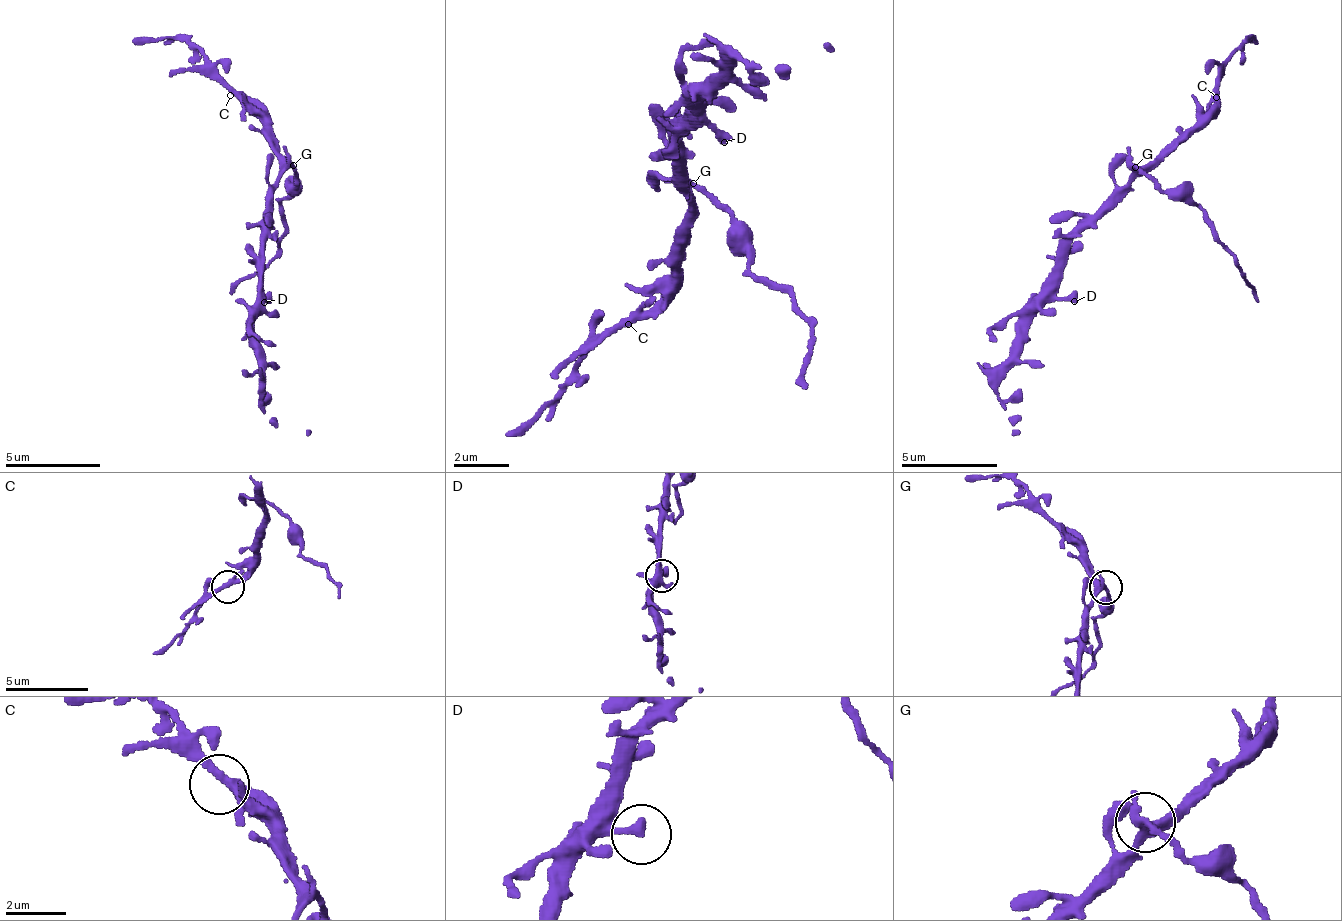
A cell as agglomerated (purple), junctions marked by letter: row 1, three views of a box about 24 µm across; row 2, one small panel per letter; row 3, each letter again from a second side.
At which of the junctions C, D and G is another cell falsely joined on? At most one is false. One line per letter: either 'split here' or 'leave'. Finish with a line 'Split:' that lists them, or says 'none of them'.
C: leave
D: leave
G: split here
Split: G

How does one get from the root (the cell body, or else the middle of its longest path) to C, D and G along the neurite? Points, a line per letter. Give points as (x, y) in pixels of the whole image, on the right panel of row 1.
C: (1107, 210), (1107, 200), (1140, 177), (1159, 157), (1174, 152), (1186, 137), (1197, 132), (1205, 123), (1216, 97)
D: (1107, 210), (1068, 248), (1068, 262), (1061, 267), (1061, 286), (1057, 291), (1074, 301)
G: (1107, 210), (1107, 195), (1127, 181), (1137, 168)

